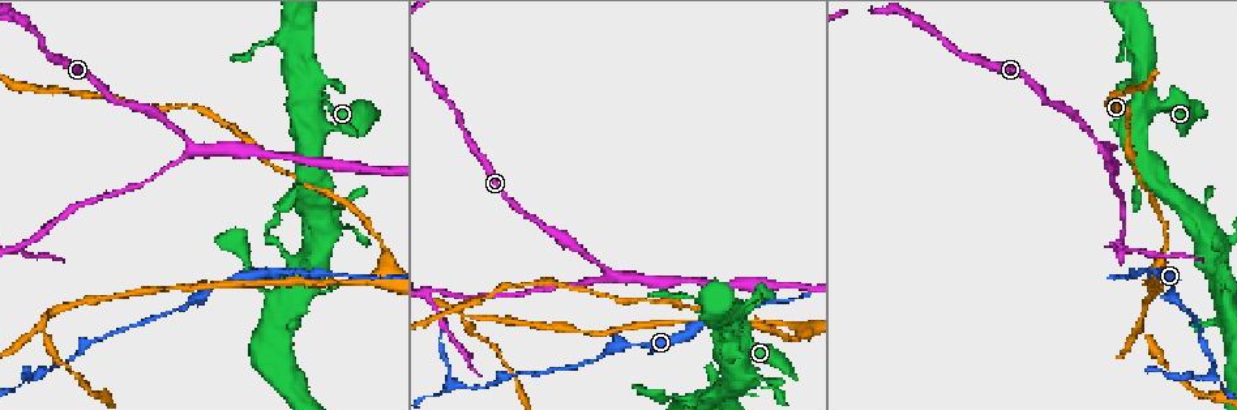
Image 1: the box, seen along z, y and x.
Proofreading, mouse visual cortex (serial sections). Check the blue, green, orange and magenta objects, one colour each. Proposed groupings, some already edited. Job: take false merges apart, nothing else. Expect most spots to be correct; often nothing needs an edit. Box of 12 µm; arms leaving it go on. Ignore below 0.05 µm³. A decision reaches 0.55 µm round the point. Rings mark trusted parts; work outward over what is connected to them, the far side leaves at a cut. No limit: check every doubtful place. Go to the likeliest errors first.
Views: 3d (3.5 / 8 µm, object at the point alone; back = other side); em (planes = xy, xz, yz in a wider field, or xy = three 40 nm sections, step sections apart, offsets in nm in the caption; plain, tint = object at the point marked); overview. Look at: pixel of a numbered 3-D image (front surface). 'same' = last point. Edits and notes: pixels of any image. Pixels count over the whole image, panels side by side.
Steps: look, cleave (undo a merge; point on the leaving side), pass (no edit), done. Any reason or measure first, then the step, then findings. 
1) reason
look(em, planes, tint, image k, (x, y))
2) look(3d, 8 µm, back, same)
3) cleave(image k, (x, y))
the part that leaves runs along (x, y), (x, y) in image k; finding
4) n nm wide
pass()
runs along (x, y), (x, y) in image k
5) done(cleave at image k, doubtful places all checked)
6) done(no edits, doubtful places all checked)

three arms meet
look(3d, 3.5 µm, image 1, (605, 269))

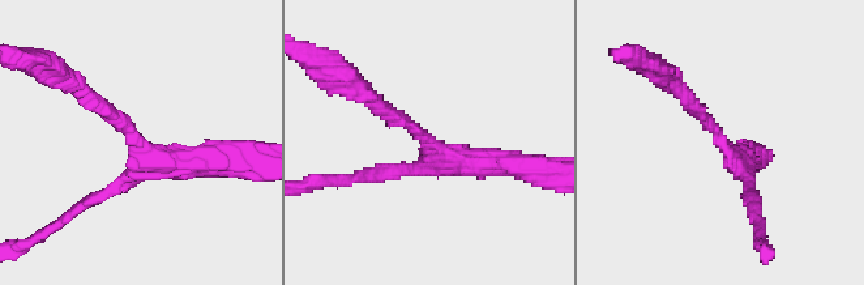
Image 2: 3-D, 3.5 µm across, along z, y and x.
3 arms; arms of 150, 200, 350 nm; need the tissue
look(em, xy, step 2, tint, image 2, (137, 139))

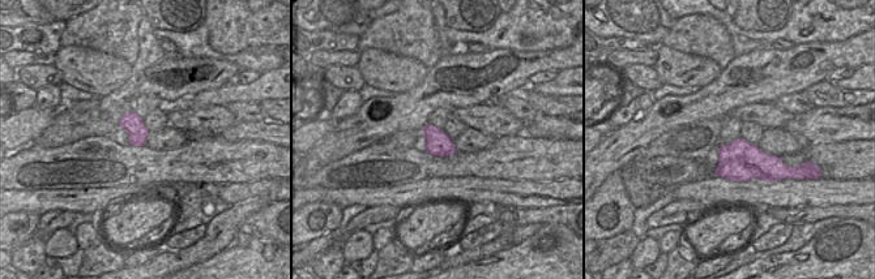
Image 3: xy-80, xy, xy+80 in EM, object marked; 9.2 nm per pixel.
240 nm wide
pass()
runs along (76, 88), (161, 160), (217, 160) in image 2; all the same cell

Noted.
sharp bend
look(3d, 3.5 µm, image 1, (1116, 248))

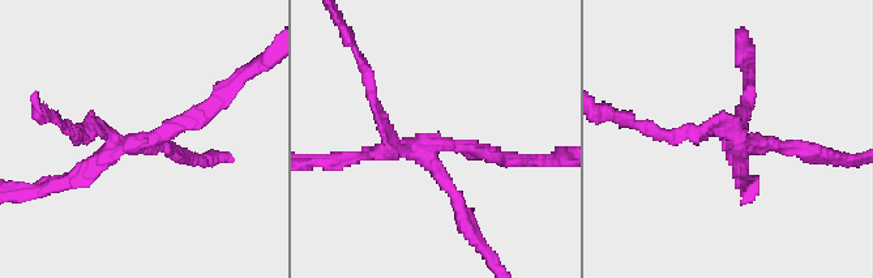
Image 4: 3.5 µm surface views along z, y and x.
now the EM
look(em, xy, step 1, tint, image 4, (150, 137))

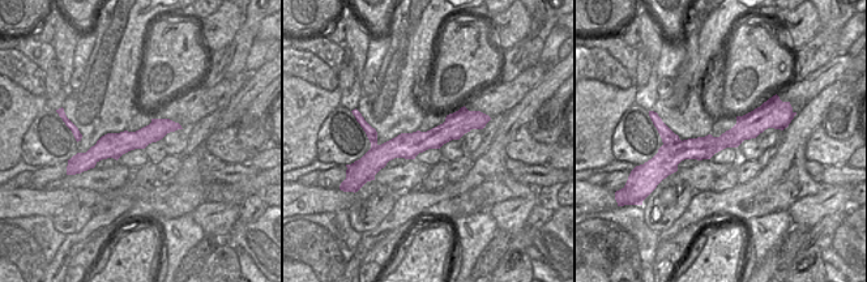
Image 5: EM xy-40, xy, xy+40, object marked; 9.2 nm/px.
cleave(image 4, (702, 129))
two cells meet here

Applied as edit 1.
see it whole again
look(overview)

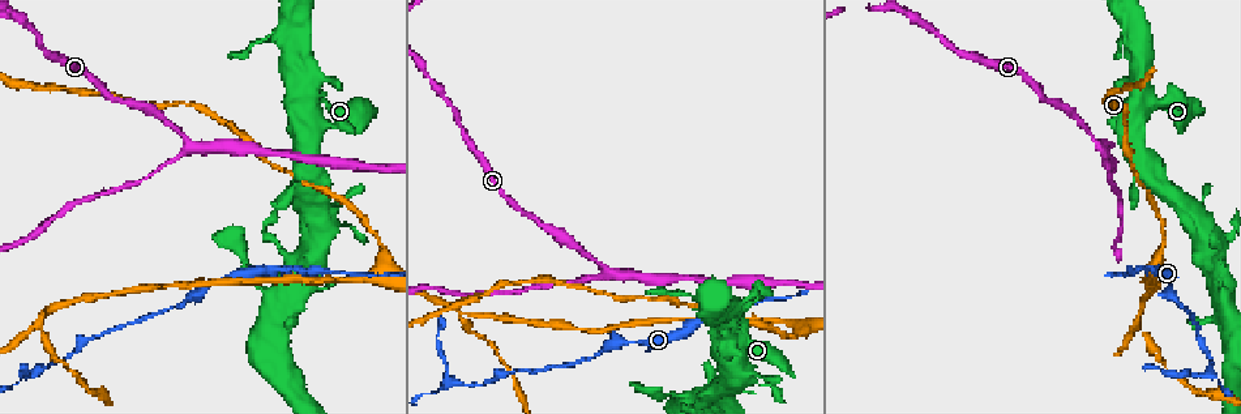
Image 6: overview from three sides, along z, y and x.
sharp bend
look(3d, 3.5 µm, image 6, (1211, 372))

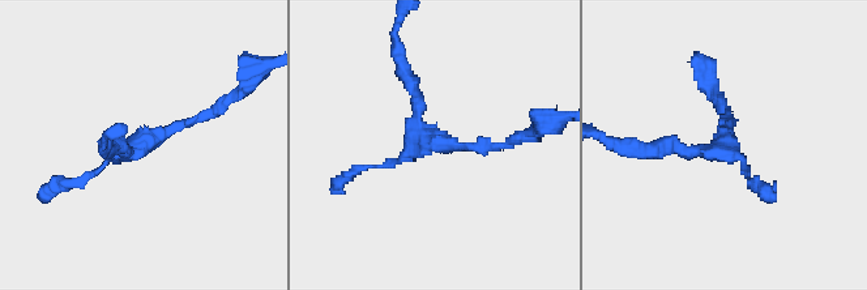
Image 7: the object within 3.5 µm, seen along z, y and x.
look(em, xy, step 3, tint, image 7, (720, 146))

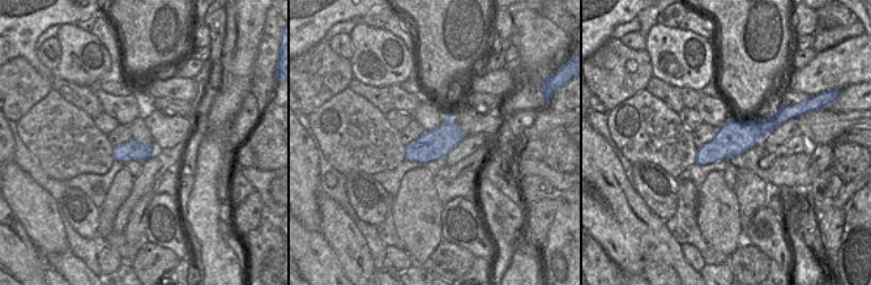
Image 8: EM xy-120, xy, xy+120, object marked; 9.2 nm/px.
260 nm wide
pass()
runs along (504, 143), (428, 140), (400, 63) in image 7; all the same cell

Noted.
two arms in line, one across
look(3d, 8 µm, image 6, (803, 327))

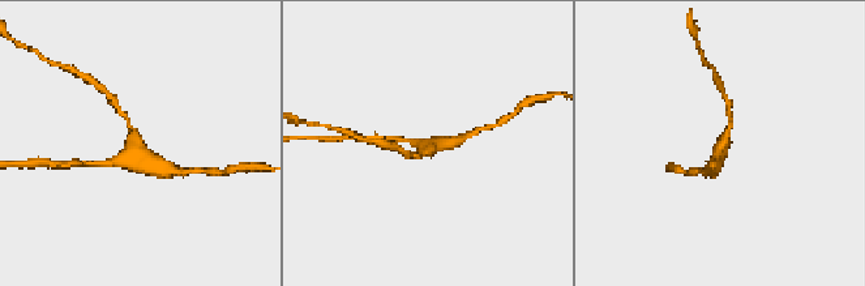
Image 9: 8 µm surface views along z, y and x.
need the tissue
look(em, xy, step 3, tint, image 9, (133, 148))

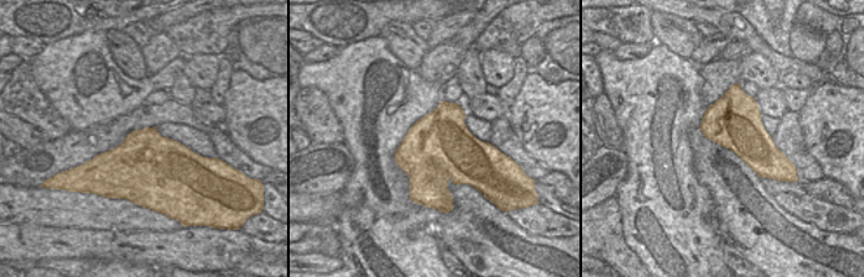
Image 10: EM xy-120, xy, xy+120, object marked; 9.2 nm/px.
pass()
runs along (124, 114), (135, 146), (102, 162) in image 9; all the same cell

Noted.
three arms meet
look(3d, 8 µm, image 6, (1138, 321))

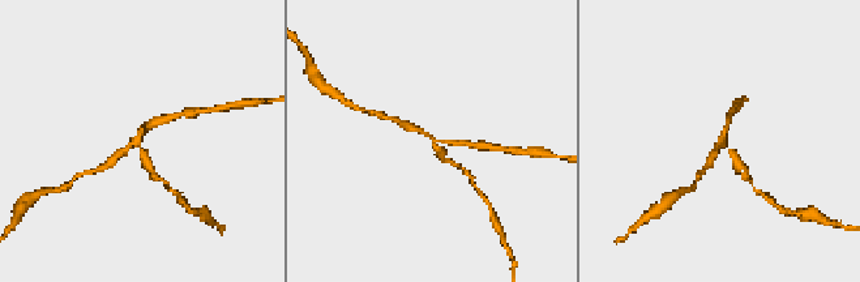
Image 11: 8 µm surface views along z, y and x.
3 arms; arms of 150, 200, 200 nm; need the tissue
look(em, planes, tint, image 11, (720, 140))

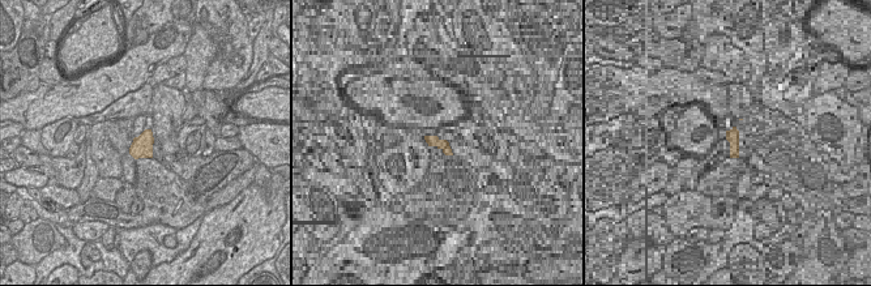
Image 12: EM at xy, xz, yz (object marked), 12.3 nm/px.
pass()
runs along (165, 118), (138, 133), (148, 166) in image 11; continuous, no second cell

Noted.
done(cleave at image 4, doubtful places all checked)

